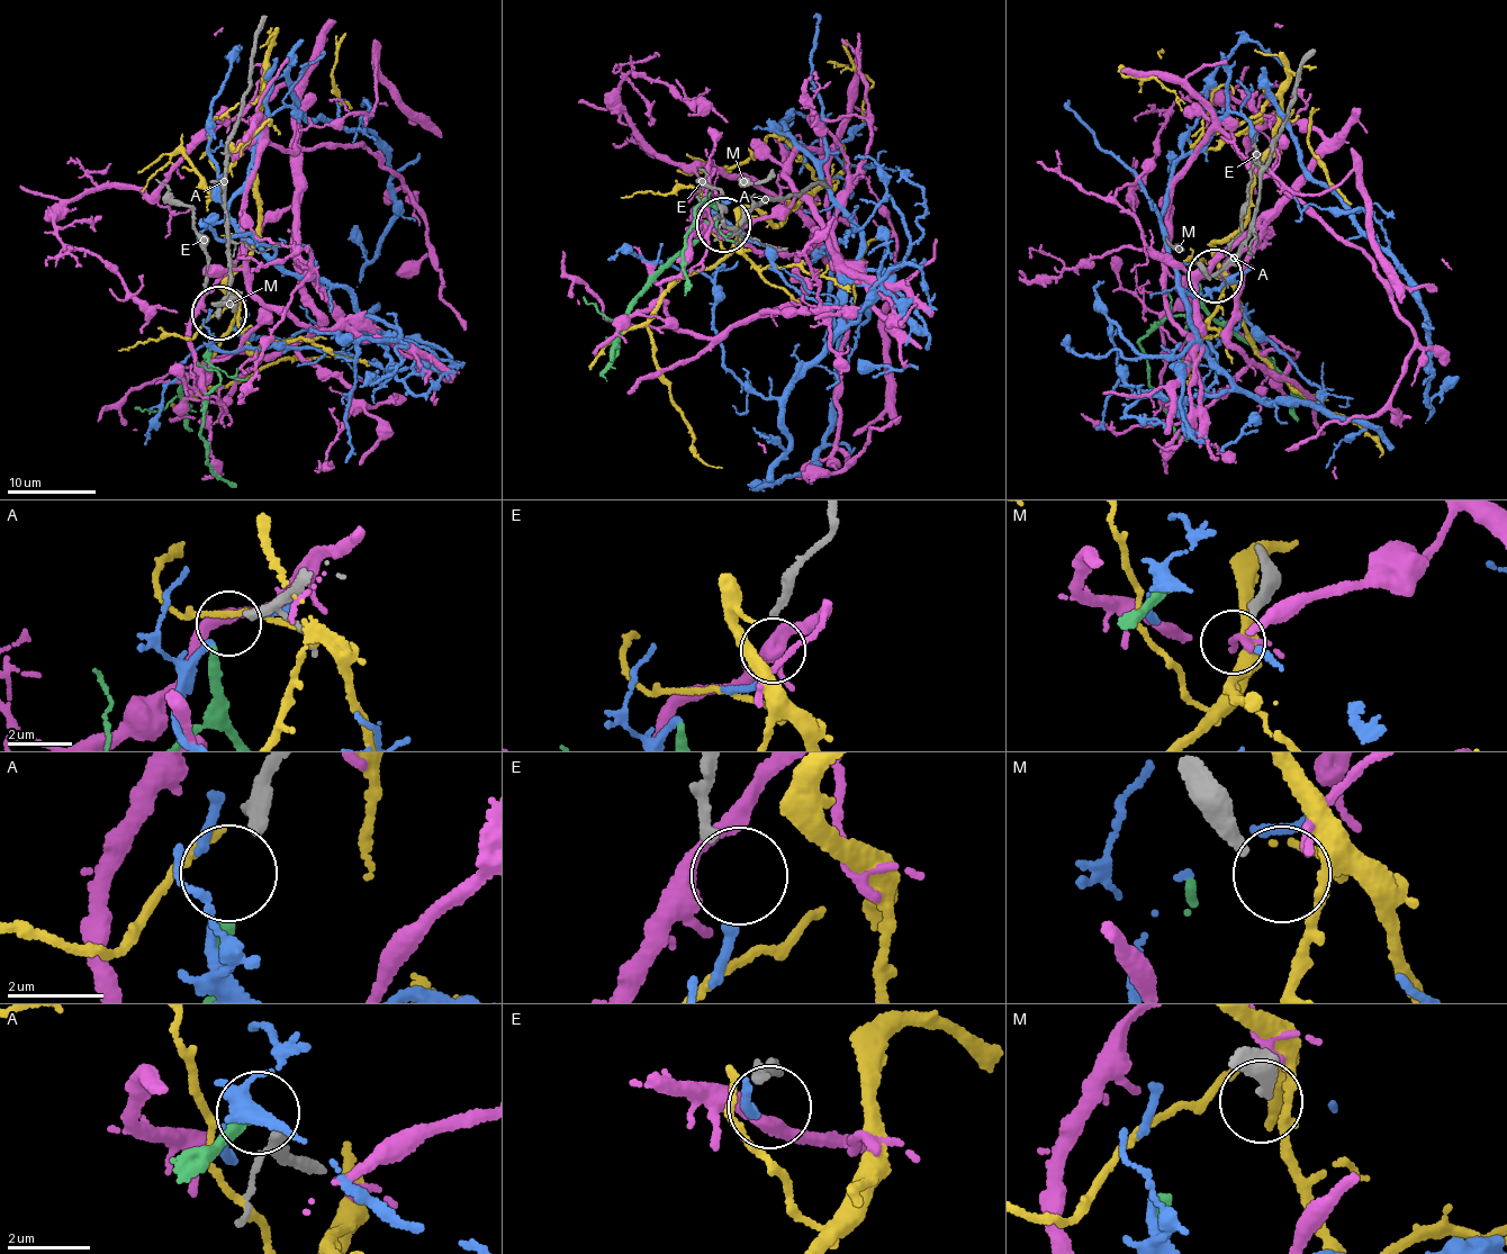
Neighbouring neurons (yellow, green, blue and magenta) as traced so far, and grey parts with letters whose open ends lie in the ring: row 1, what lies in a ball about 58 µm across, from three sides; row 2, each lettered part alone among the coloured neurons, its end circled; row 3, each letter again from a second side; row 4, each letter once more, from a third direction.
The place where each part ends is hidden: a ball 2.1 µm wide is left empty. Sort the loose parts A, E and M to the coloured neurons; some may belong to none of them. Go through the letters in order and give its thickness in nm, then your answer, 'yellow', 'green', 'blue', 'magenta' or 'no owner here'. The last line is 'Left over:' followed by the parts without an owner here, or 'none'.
A: calibre 200 nm; green
E: calibre 220 nm; blue
M: calibre 300 nm; no owner here
Left over: M

